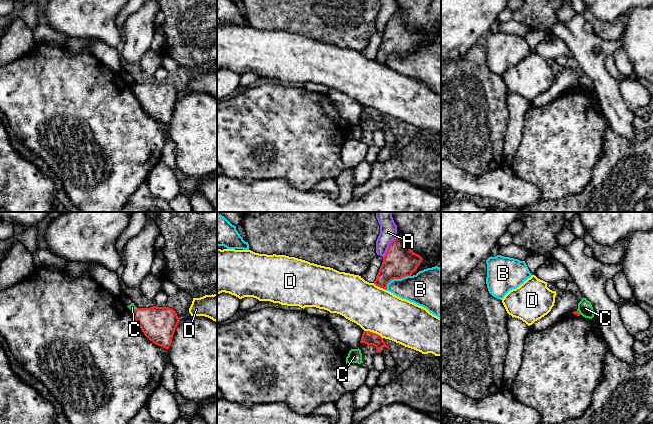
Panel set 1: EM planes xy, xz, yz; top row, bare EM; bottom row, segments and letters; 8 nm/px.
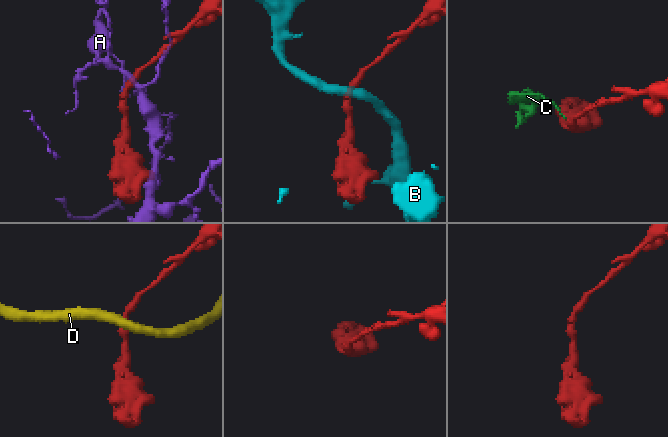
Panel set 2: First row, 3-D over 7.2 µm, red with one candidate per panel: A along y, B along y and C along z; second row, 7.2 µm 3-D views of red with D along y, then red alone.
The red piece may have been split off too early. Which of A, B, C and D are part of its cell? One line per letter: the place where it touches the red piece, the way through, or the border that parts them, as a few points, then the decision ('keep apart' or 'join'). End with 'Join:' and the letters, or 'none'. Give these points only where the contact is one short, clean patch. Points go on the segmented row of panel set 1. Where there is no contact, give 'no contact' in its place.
A: xz (389, 246) | keep apart
B: xz (396, 278) | keep apart
C: xy (135, 309) | along xy (137, 308), (132, 311) | keep apart
D: xz (372, 332) | keep apart
Join: none

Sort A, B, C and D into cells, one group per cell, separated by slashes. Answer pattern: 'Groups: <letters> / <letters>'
Groups: A / B / C / D

